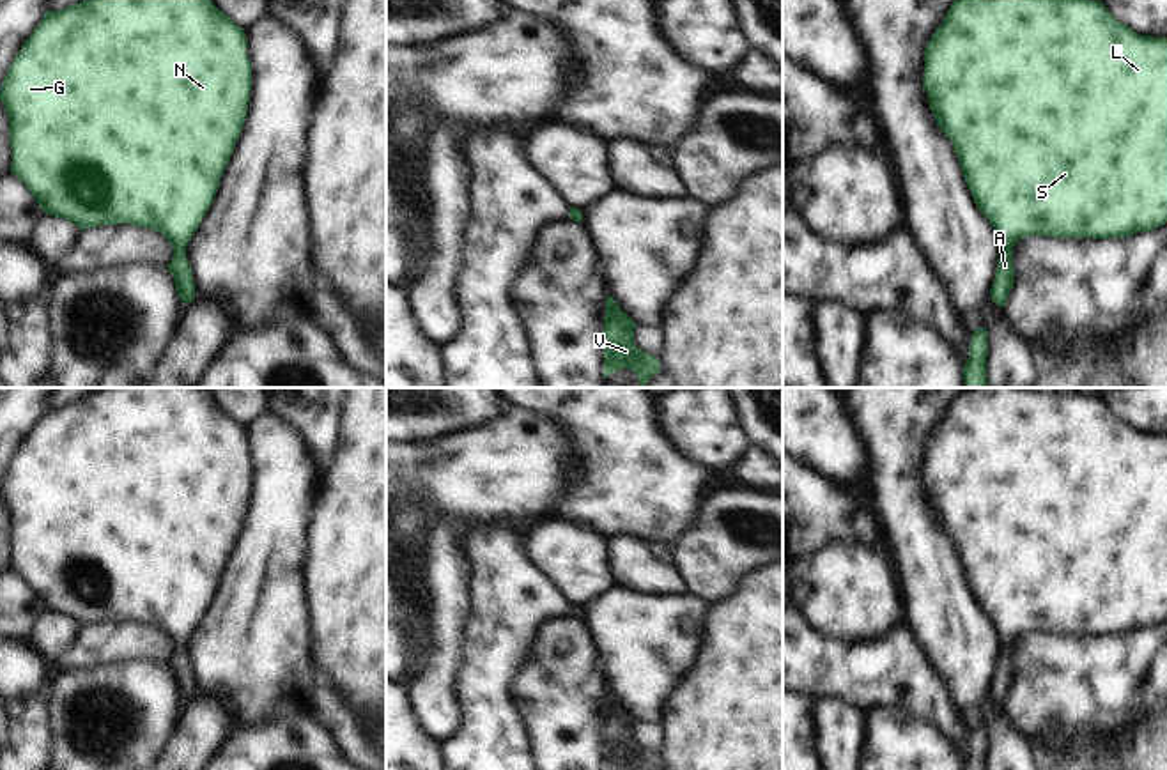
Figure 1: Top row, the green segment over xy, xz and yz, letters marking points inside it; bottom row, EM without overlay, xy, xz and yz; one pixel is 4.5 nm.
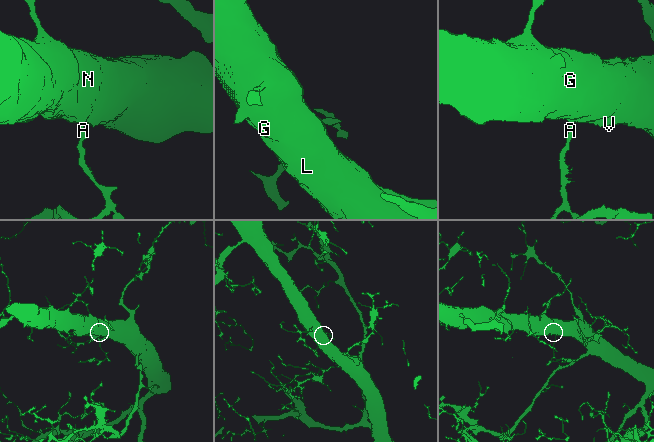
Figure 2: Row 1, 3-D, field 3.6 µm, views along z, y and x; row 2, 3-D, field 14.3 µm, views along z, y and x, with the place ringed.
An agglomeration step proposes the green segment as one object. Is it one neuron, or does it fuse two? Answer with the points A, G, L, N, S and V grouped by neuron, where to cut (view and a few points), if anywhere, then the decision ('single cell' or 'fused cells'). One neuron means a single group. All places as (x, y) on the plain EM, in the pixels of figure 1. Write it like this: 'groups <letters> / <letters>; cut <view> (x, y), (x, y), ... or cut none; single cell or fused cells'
groups A G L N S V; cut none; single cell

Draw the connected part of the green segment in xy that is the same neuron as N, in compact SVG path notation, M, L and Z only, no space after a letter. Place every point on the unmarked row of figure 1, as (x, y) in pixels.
M103 388L97 393L60 407L46 407L32 432L16 450L0 485L0 497L9 512L9 538L12 545L11 568L27 582L44 611L64 614L85 625L129 620L163 630L174 644L166 662L174 674L177 694L189 701L195 680L186 655L186 643L207 611L220 584L220 575L243 527L251 487L251 460L246 453L246 432L223 407L218 407L204 388Z

